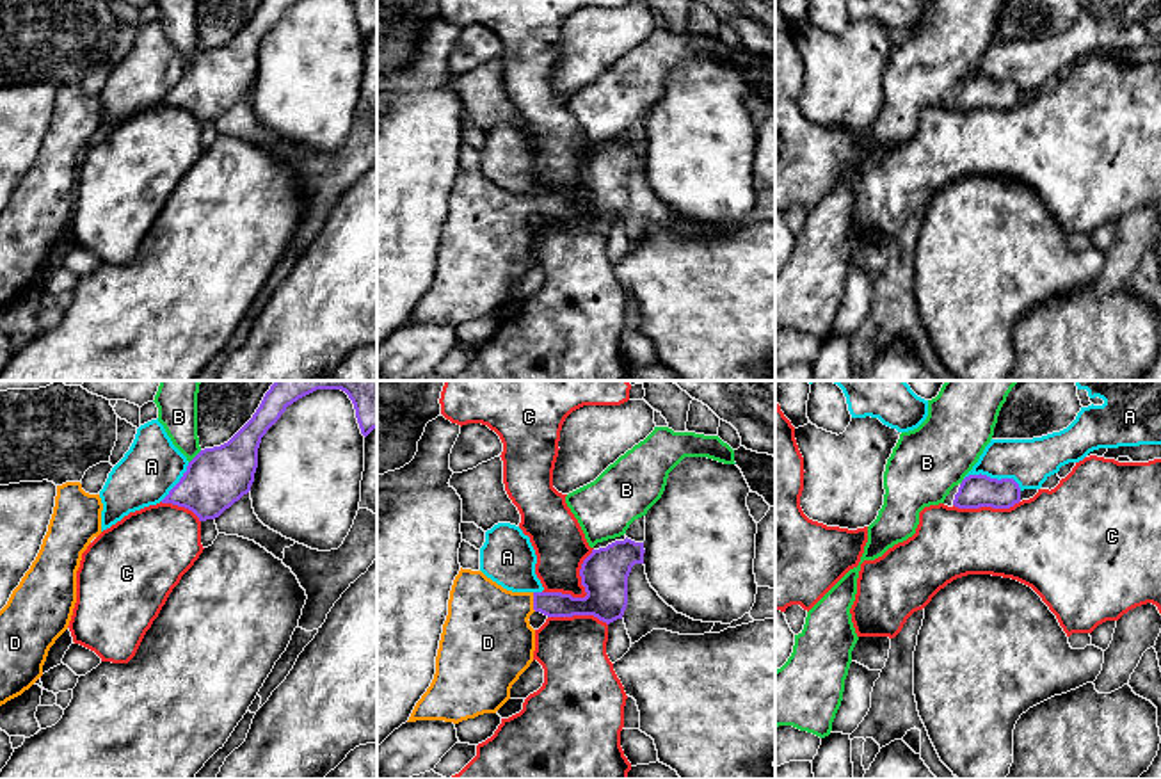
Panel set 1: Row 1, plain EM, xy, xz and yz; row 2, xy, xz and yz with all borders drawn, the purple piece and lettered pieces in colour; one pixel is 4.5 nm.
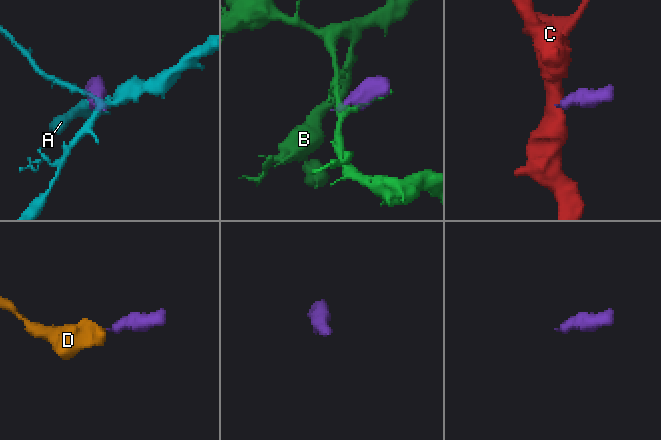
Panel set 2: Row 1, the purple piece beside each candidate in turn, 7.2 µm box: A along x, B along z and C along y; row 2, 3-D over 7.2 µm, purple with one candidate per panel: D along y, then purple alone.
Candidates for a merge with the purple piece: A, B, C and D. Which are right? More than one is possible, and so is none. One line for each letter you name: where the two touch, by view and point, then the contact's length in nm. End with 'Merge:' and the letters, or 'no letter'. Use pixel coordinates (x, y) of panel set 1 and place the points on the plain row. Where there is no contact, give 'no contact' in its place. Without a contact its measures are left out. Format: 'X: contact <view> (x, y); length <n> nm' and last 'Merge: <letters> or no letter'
D: contact xz (534, 203); length 90 nm
Merge: D

